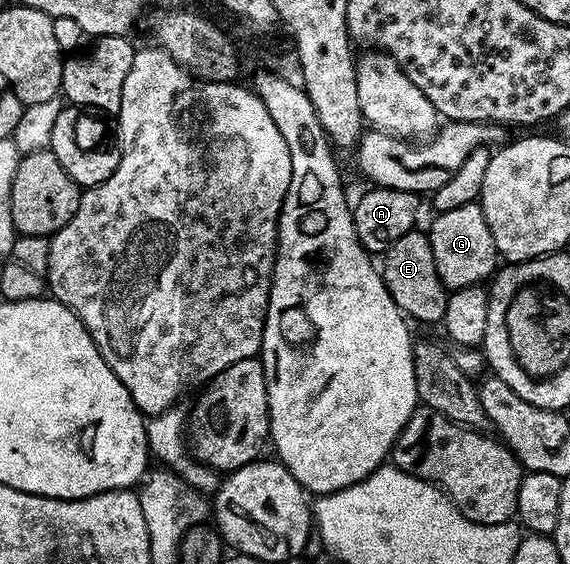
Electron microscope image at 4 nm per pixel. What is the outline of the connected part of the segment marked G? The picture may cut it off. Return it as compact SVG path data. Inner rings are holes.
M478 202L461 204L461 208L435 214L432 219L429 237L433 244L433 260L448 291L486 283L496 273L497 255L493 244L493 232L489 232L485 212L479 207Z

